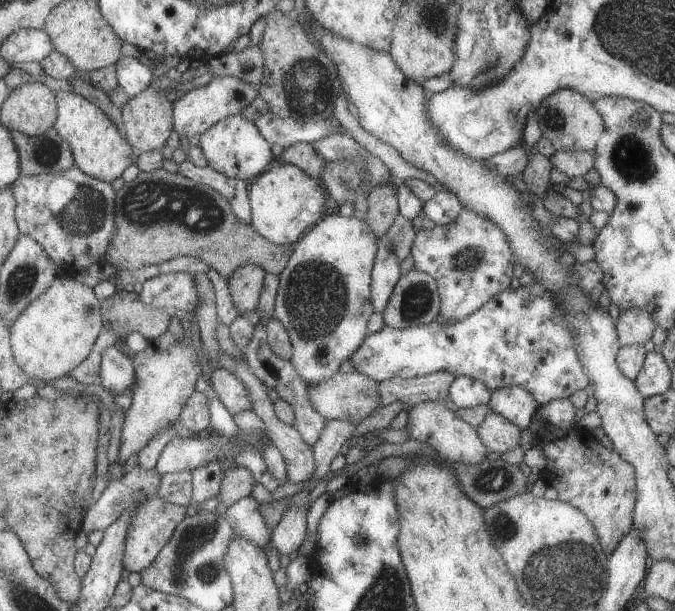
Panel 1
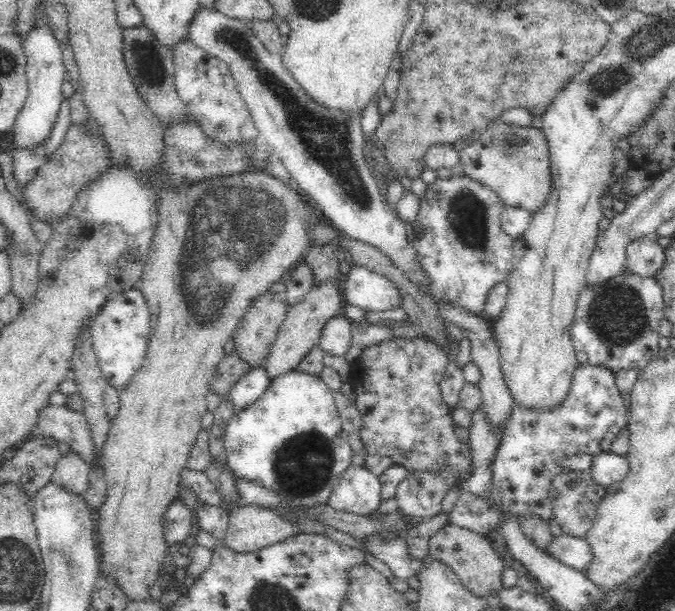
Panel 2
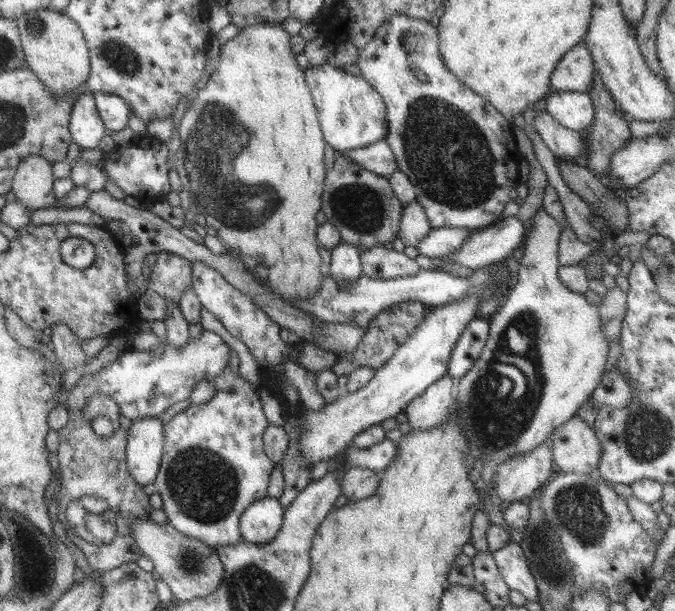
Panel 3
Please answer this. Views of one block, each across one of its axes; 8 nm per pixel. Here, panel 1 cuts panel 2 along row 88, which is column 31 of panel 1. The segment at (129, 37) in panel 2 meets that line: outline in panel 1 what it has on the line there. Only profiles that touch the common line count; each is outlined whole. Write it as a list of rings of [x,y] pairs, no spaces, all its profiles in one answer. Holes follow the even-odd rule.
[[[54,127],[37,137],[18,131],[12,131],[11,137],[21,158],[22,177],[59,173],[75,166],[70,145]]]

